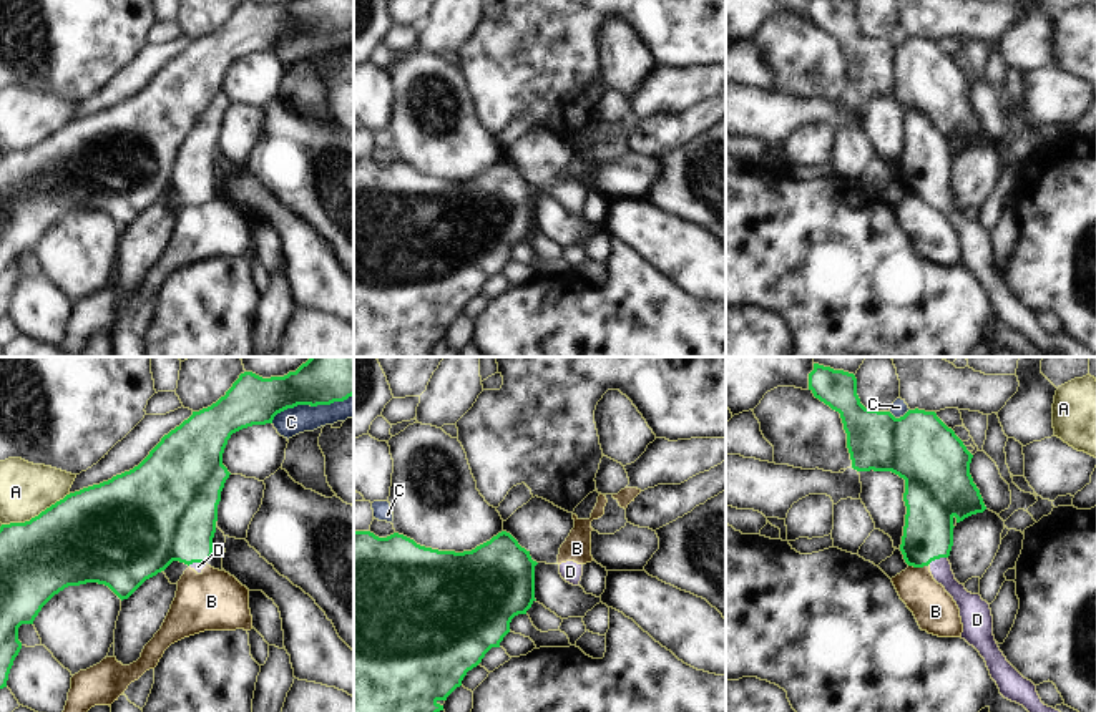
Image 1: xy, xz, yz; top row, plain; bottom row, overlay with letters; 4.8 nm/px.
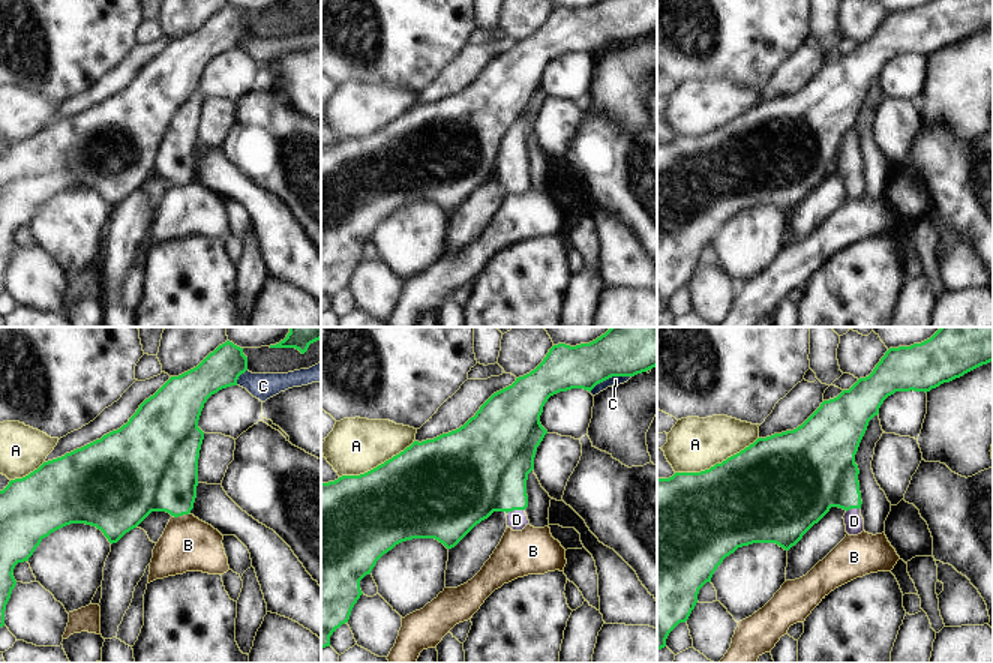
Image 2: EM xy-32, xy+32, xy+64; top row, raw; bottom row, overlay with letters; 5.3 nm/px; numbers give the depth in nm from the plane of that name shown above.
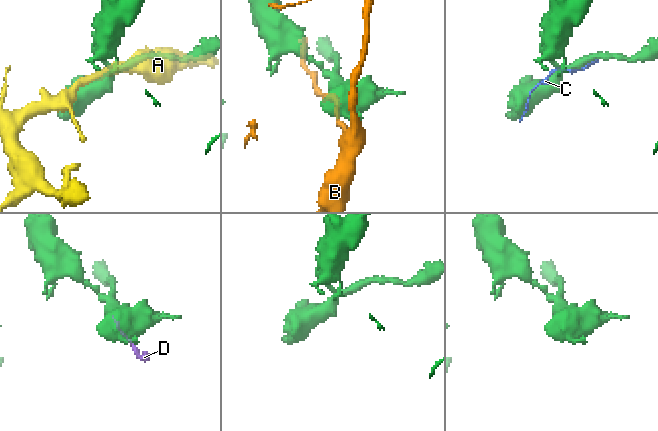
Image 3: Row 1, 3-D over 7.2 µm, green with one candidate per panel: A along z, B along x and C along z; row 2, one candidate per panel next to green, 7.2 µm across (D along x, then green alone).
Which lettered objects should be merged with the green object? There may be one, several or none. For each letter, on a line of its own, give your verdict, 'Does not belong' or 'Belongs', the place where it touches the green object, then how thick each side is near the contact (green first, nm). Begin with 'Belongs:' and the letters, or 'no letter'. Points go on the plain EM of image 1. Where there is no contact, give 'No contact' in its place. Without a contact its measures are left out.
Belongs: D
A: Does not belong. Touches green at xy (35, 145). Thickness 420 nm (green) against 260 nm
B: Does not belong. Touches green at yz (919, 195). Thickness 240 nm (green) against 200 nm
C: Does not belong. Touches green at xy (311, 34). Thickness 220 nm (green) against 140 nm
D: Belongs. Touches green at yz (937, 186). Thickness 240 nm (green) against 100 nm

